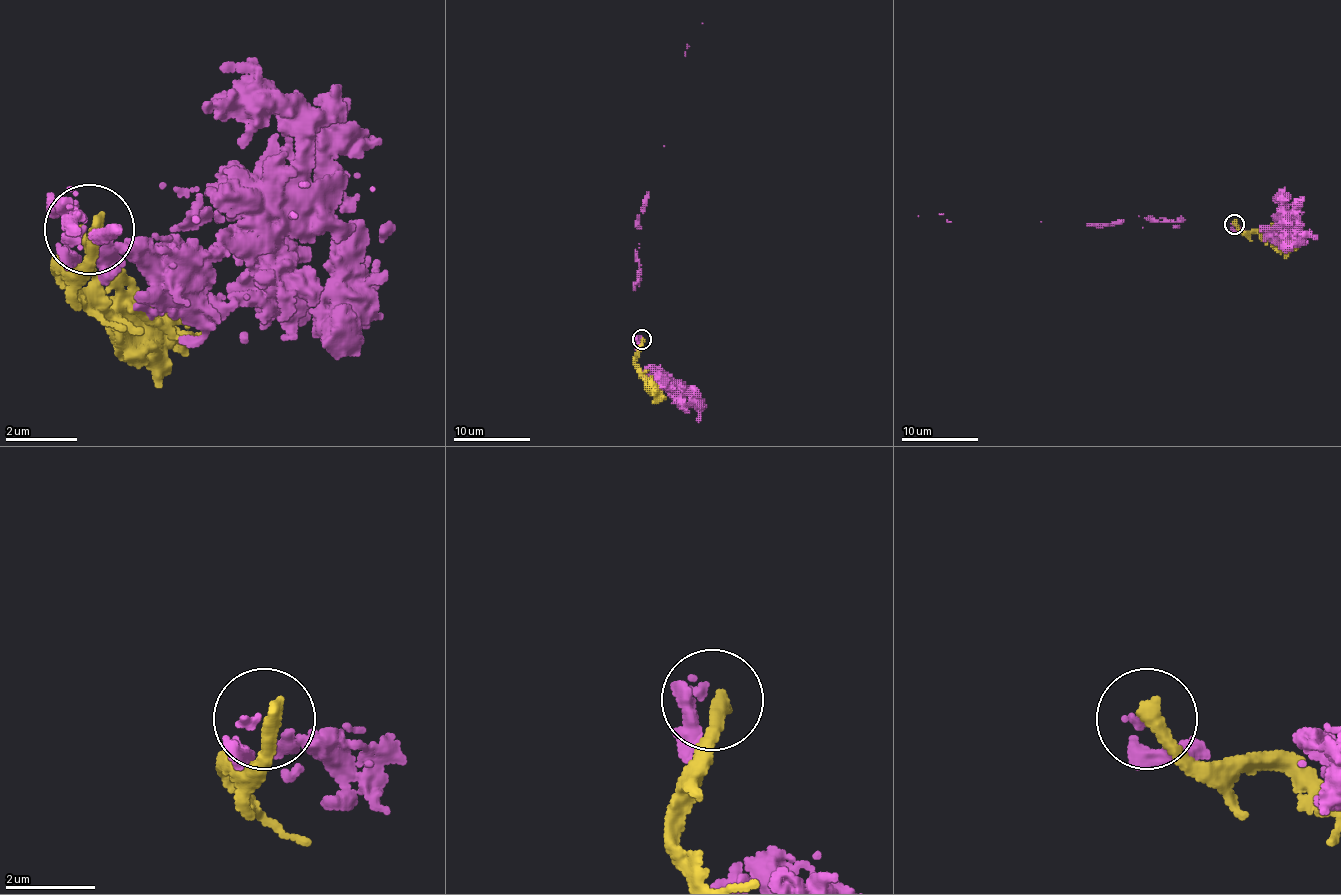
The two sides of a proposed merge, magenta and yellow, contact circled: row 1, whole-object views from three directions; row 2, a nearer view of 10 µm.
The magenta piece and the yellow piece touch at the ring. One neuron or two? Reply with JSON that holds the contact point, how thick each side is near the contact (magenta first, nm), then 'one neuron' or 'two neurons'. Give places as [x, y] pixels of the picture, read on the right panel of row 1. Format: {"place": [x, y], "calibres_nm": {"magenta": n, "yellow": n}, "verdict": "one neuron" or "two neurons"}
{"place": [1234, 224], "calibres_nm": {"magenta": 140, "yellow": 360}, "verdict": "two neurons"}

